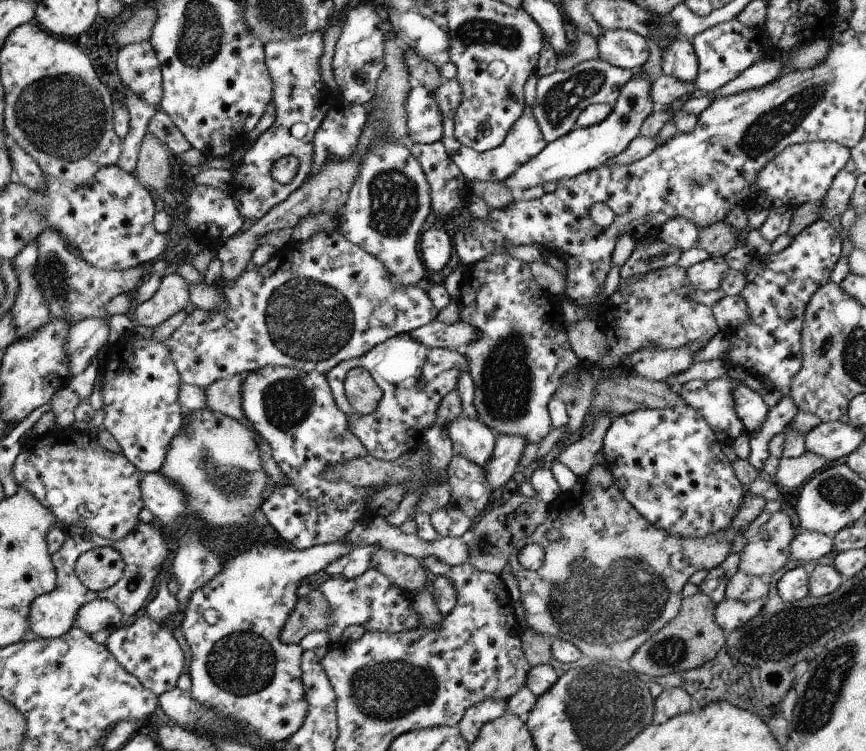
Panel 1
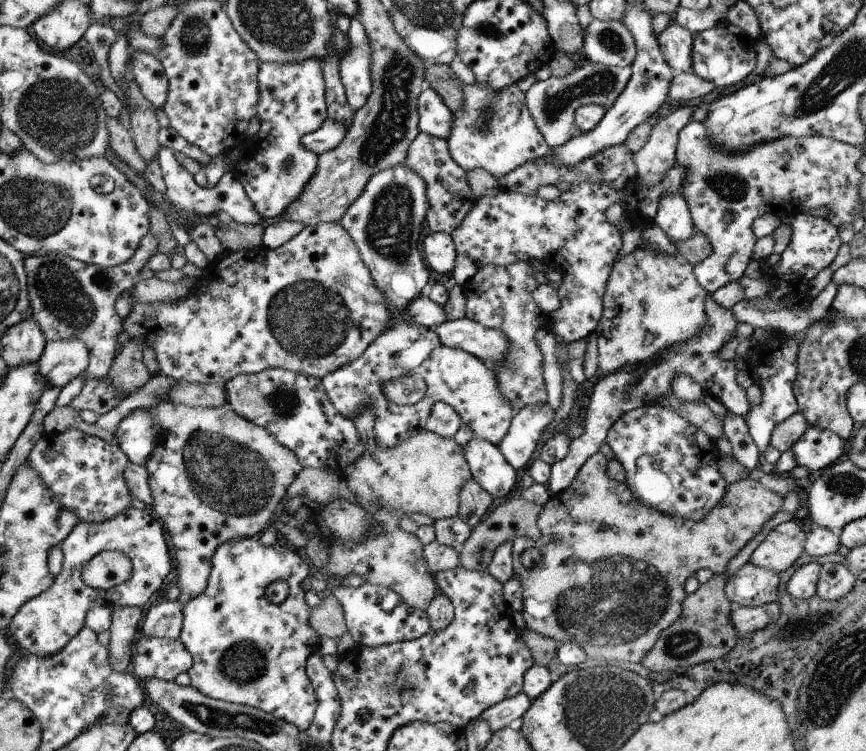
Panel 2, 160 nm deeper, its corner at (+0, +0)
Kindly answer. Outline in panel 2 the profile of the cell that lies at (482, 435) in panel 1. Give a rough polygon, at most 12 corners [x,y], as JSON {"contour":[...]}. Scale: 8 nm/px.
{"contour":[[474,437],[462,450],[492,498],[518,490],[521,473],[497,446]]}

